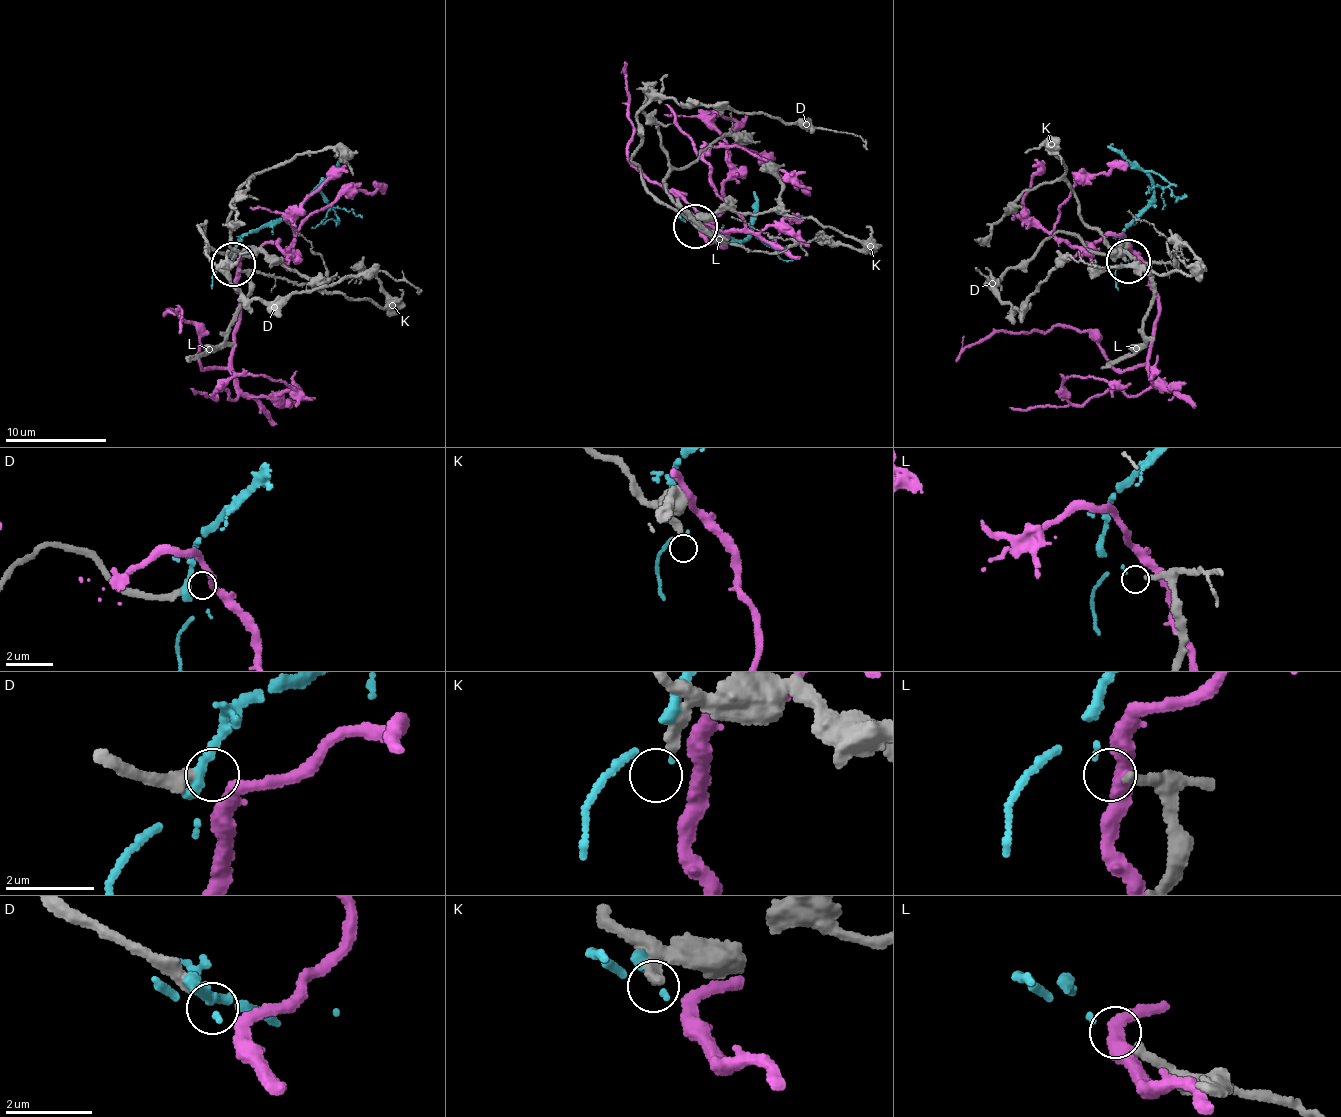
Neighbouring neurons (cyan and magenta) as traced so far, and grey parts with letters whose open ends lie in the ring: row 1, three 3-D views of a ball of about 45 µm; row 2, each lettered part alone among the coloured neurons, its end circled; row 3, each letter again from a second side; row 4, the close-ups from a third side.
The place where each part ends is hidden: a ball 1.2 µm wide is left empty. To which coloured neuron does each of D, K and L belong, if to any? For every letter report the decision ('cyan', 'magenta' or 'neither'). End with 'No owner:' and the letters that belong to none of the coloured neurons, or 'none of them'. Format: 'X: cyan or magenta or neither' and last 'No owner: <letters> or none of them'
D: magenta
K: neither
L: cyan
No owner: K

